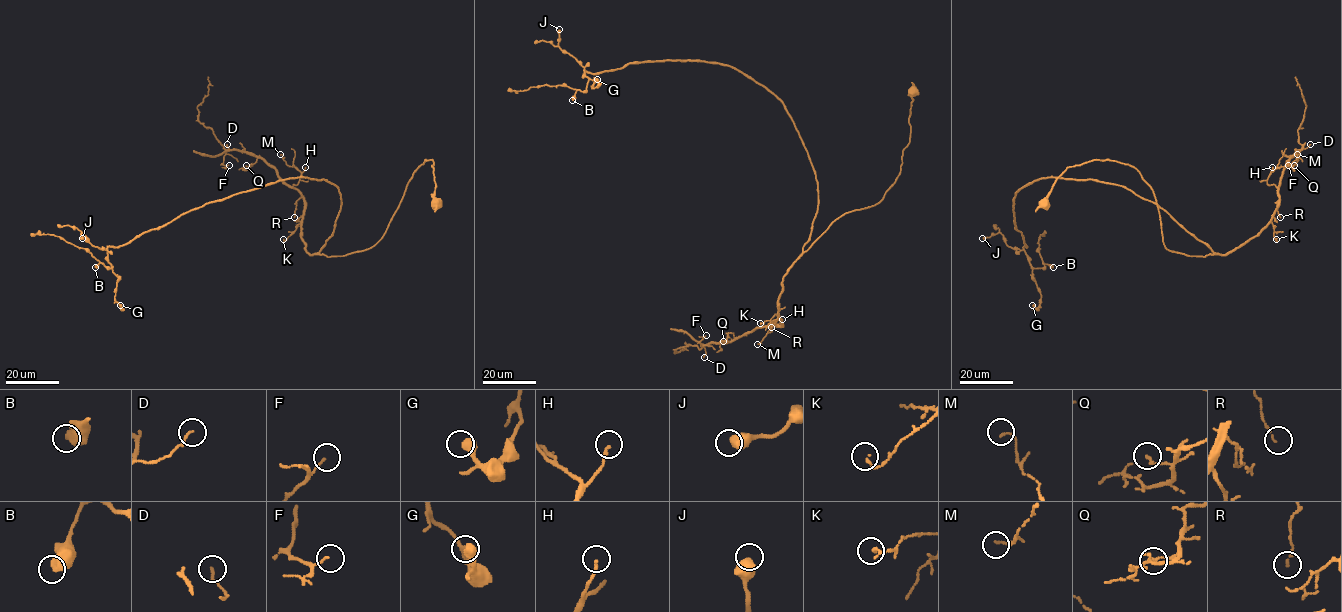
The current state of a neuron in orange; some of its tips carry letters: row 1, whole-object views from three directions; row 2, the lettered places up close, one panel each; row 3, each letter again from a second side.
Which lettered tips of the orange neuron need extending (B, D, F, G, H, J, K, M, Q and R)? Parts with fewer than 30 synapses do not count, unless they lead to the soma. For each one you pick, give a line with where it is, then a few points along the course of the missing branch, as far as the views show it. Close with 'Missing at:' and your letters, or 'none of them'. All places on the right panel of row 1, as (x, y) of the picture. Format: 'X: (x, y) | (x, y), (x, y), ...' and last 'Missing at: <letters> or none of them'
Missing at: none of them

